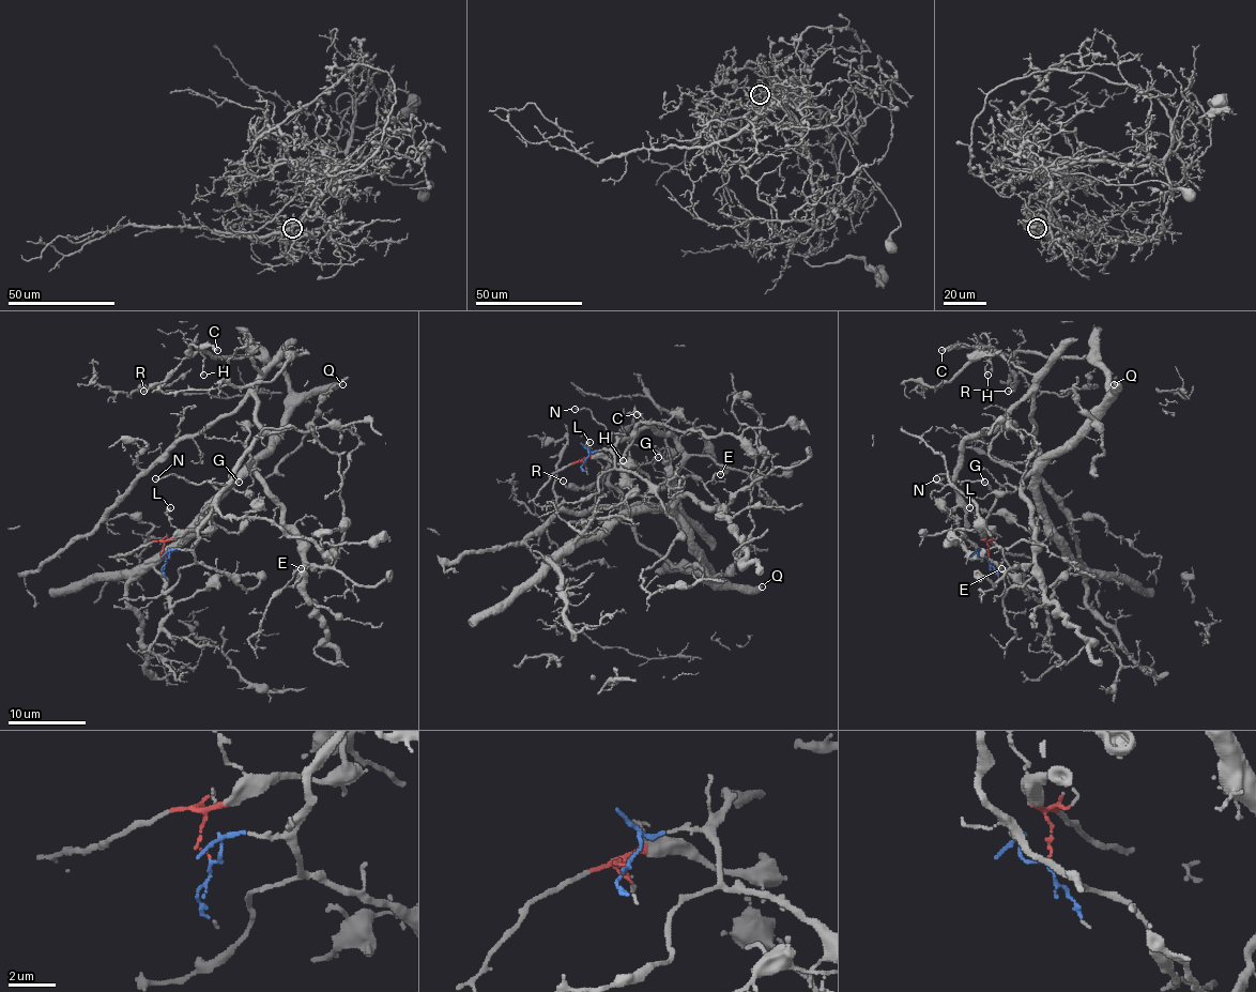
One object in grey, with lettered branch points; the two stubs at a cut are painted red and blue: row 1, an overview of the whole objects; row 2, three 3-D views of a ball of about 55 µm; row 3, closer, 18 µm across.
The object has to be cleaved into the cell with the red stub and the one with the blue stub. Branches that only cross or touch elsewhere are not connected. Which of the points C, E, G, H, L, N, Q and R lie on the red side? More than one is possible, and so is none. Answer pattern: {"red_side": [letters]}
{"red_side": ["C", "E", "G", "H", "L", "N", "Q", "R"]}

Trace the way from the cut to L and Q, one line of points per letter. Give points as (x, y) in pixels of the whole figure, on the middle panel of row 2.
L: (584, 460), (596, 453), (586, 447), (591, 441)
Q: (584, 460), (629, 459), (648, 478), (645, 500), (682, 529), (723, 580), (738, 588), (762, 585)

